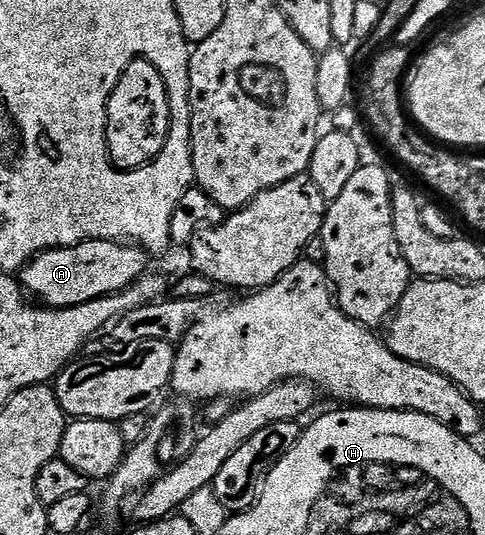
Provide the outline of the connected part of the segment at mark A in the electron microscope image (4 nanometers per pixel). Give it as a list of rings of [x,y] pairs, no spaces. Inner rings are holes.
[[[83,241],[65,249],[45,249],[24,266],[18,280],[25,294],[41,306],[65,309],[120,293],[144,276],[149,268],[148,260],[149,254],[135,243]]]

